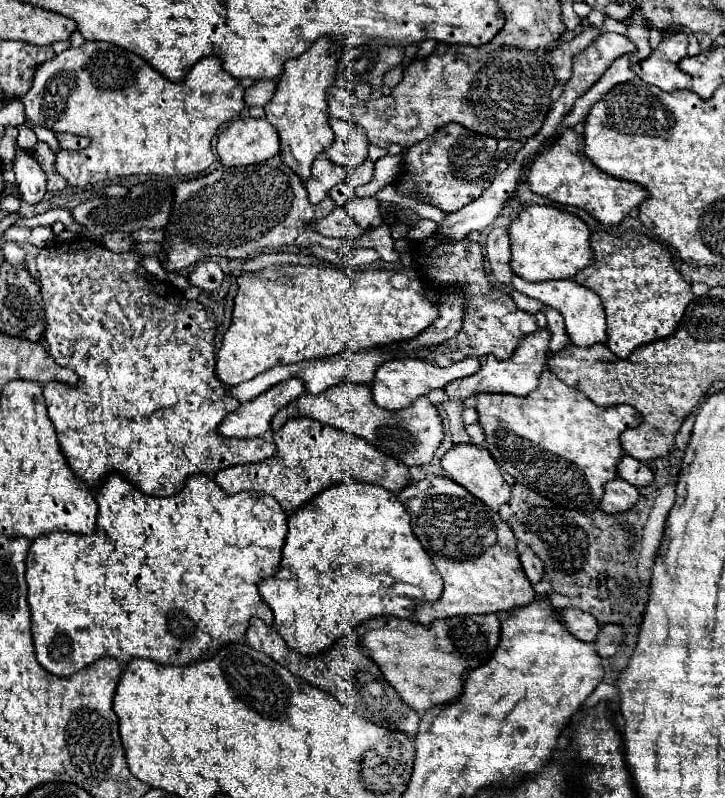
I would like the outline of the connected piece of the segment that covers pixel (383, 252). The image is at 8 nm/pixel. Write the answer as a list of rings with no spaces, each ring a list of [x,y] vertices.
[[[382,223],[376,229],[365,231],[362,233],[362,237],[354,239],[352,245],[354,247],[370,247],[370,249],[378,251],[382,261],[388,261],[388,263],[396,263],[402,257],[400,253],[394,251],[394,239],[392,239],[390,227],[386,223]]]

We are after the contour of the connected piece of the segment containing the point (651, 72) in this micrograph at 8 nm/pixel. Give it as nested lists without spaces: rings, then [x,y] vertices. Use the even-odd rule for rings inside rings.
[[[676,33],[664,39],[648,59],[632,65],[632,71],[648,85],[656,85],[662,91],[678,91],[690,85],[690,75],[676,65],[686,57],[688,39],[686,33]]]

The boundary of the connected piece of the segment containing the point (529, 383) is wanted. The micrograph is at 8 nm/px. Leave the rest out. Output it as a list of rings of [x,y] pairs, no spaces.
[[[536,331],[536,333],[520,339],[520,345],[516,347],[516,351],[512,353],[510,359],[500,361],[500,359],[492,359],[488,355],[476,375],[468,377],[468,379],[460,379],[460,381],[448,383],[448,387],[444,387],[444,393],[450,399],[454,399],[454,401],[464,401],[468,397],[476,397],[478,393],[506,393],[506,395],[526,397],[528,393],[532,393],[536,389],[540,371],[546,365],[548,339],[550,339],[550,333],[548,331]]]

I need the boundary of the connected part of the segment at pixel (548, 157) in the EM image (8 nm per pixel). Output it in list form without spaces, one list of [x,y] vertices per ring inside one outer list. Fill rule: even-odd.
[[[574,129],[564,131],[550,147],[546,147],[530,165],[528,185],[534,193],[544,195],[560,205],[572,205],[588,211],[598,223],[618,227],[626,215],[636,209],[646,197],[648,191],[636,183],[624,183],[622,179],[612,179],[604,175],[590,159],[586,159],[582,149],[582,137],[576,137]]]

